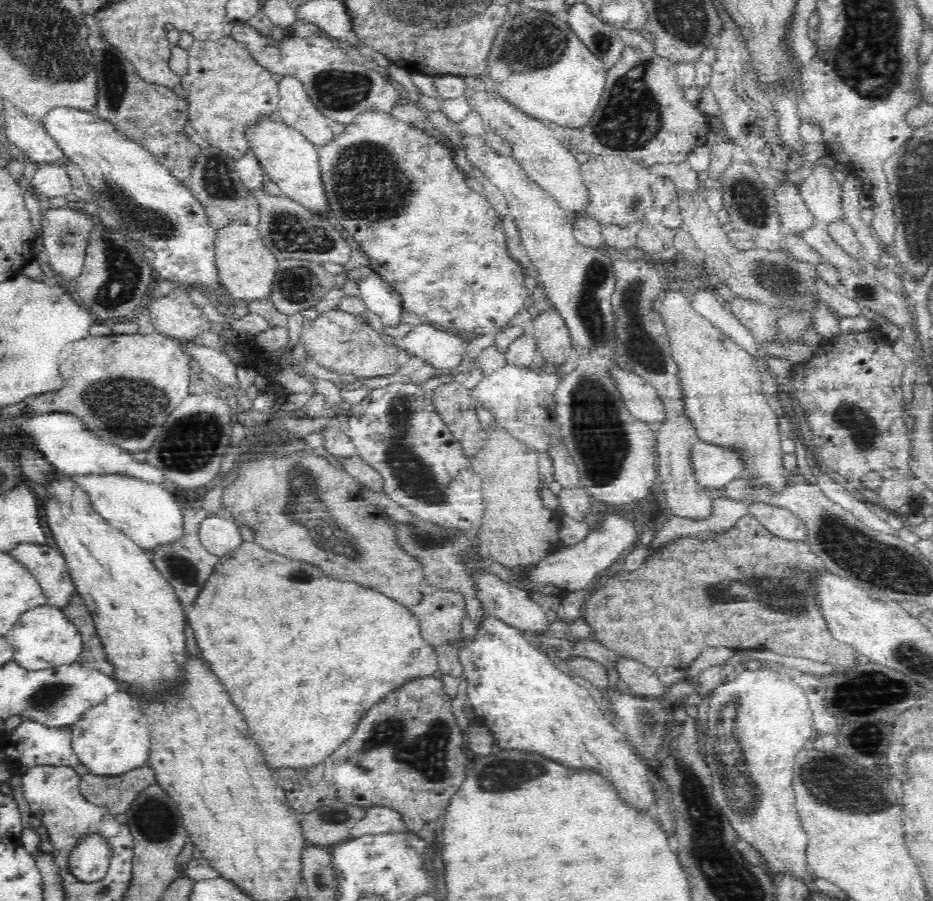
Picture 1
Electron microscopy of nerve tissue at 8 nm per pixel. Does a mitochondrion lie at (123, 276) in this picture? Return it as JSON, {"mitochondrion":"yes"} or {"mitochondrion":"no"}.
{"mitochondrion":"yes"}

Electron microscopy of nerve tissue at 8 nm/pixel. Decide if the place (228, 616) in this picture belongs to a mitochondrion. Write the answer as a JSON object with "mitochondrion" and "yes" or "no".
{"mitochondrion":"no"}

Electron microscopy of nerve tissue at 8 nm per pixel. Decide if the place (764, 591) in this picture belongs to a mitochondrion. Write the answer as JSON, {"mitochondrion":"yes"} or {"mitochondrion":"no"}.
{"mitochondrion":"yes"}

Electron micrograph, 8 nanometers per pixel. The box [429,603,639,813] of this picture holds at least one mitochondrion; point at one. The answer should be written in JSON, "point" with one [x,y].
{"point":[498,776]}

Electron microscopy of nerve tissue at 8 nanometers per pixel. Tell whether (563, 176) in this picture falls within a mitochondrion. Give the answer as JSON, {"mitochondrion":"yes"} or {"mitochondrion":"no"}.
{"mitochondrion":"no"}

